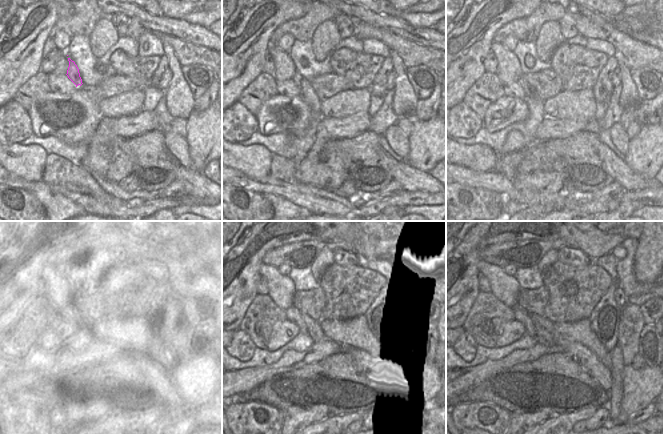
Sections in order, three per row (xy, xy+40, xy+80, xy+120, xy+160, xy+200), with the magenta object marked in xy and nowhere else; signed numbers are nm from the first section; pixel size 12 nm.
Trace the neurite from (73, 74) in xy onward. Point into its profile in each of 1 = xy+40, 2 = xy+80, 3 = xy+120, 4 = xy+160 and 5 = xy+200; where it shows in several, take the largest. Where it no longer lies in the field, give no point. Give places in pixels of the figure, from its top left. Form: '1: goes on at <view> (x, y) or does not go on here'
1: goes on at xy+40 (297, 77)
2: goes on at xy+80 (522, 81)
3: goes on at xy+120 (84, 320)
4: goes on at xy+160 (314, 330)
5: goes on at xy+200 (542, 336)

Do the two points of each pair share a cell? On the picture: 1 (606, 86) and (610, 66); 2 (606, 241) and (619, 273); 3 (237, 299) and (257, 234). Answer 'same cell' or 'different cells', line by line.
1: same cell
2: different cells
3: same cell

